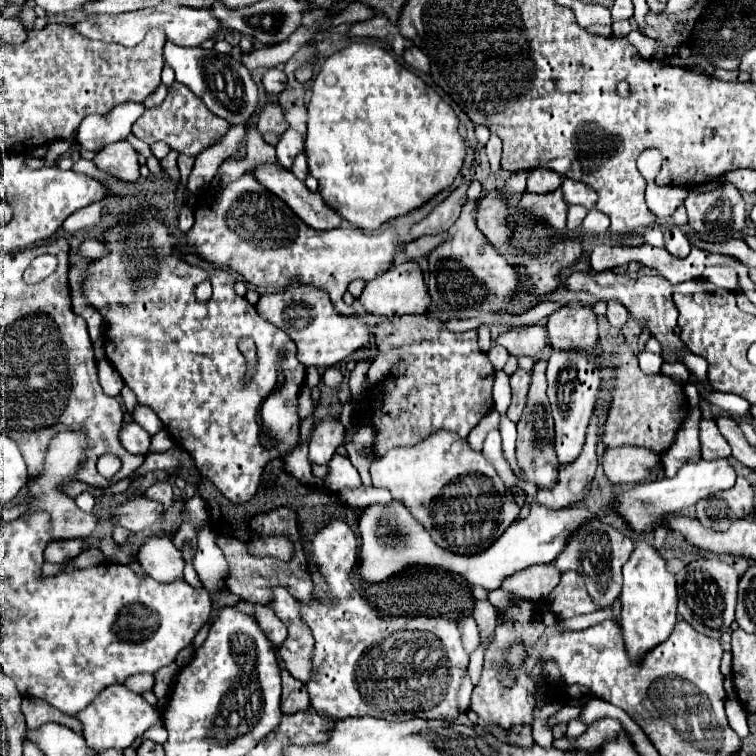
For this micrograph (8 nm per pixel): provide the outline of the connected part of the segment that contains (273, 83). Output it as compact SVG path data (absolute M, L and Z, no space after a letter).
M269 68L269 70L265 72L265 76L263 76L263 86L265 86L265 90L267 90L269 94L279 94L279 92L283 92L285 86L287 86L287 76L285 76L285 72L279 70L279 68Z

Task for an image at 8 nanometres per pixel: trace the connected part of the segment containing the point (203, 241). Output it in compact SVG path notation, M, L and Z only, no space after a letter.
M247 170L239 180L229 182L227 188L221 190L205 190L203 198L199 198L199 206L195 210L195 224L187 232L187 244L197 248L197 254L205 258L207 262L227 266L241 274L249 284L277 290L285 288L285 284L299 282L299 284L311 284L317 288L323 288L331 294L333 306L343 316L357 316L357 310L353 306L347 306L343 302L343 294L347 292L347 286L355 278L373 280L375 276L383 274L393 256L395 256L395 230L383 230L381 234L365 234L361 230L349 230L349 228L335 228L327 232L319 232L309 228L303 220L295 216L295 212L275 194L271 194L265 186L257 182L253 176L253 170Z

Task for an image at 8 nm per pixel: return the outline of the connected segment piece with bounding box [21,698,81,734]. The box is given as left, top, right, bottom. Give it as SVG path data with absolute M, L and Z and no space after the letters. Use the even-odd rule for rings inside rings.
M25 698L23 704L21 704L21 712L25 714L25 720L27 720L27 728L29 730L35 730L35 728L39 728L39 726L43 726L47 722L57 722L57 724L65 724L71 730L75 730L75 732L81 734L79 720L75 720L73 716L61 714L59 710L55 710L51 704L47 704L43 700Z

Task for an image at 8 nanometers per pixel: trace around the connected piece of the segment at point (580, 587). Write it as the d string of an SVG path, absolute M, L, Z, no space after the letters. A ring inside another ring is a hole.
M573 570L563 572L561 582L549 594L547 602L559 620L567 620L577 614L591 614L595 610L595 602L585 590L583 576Z

